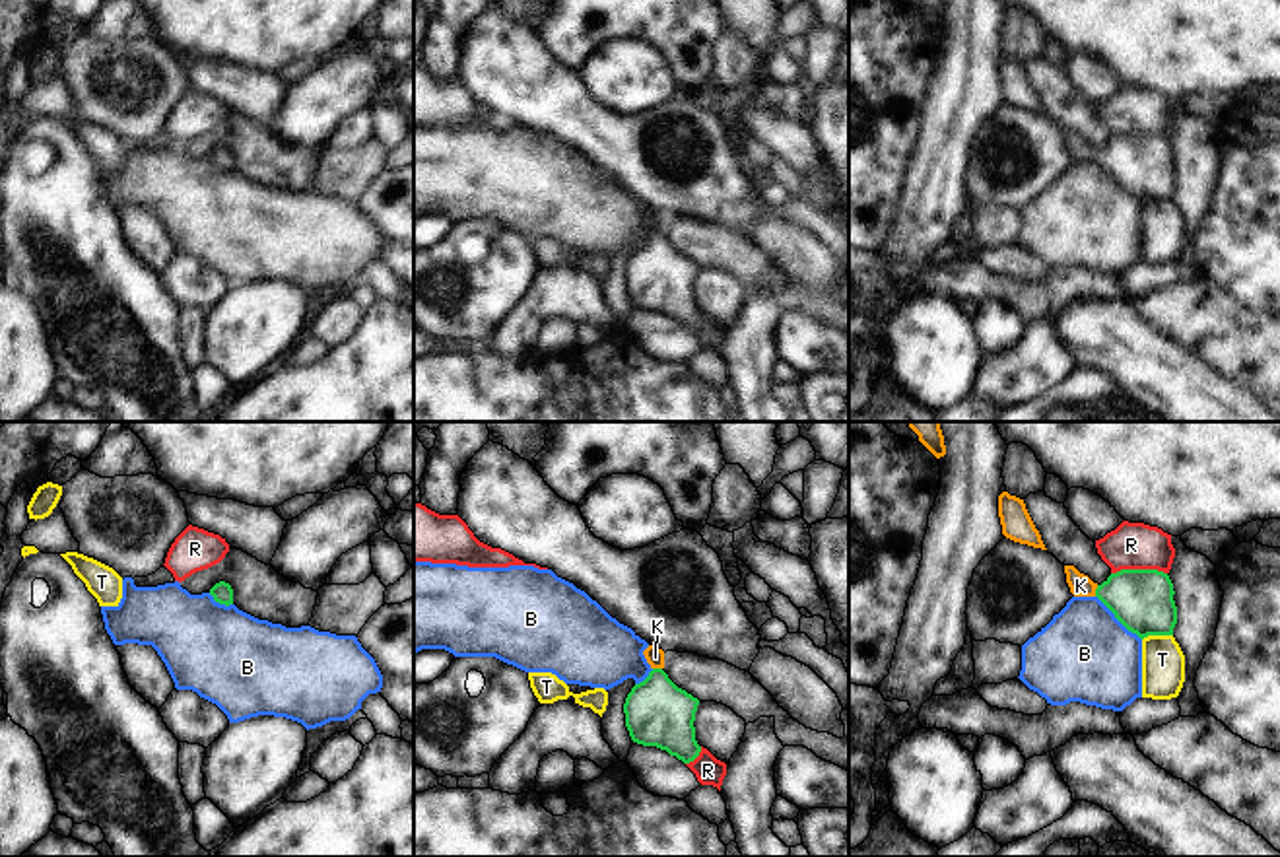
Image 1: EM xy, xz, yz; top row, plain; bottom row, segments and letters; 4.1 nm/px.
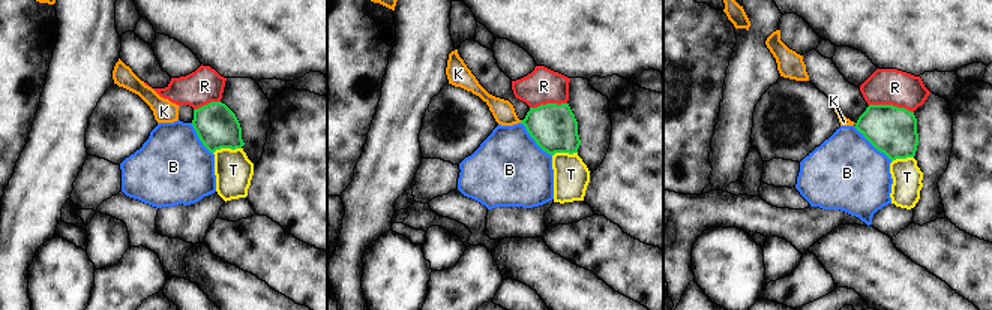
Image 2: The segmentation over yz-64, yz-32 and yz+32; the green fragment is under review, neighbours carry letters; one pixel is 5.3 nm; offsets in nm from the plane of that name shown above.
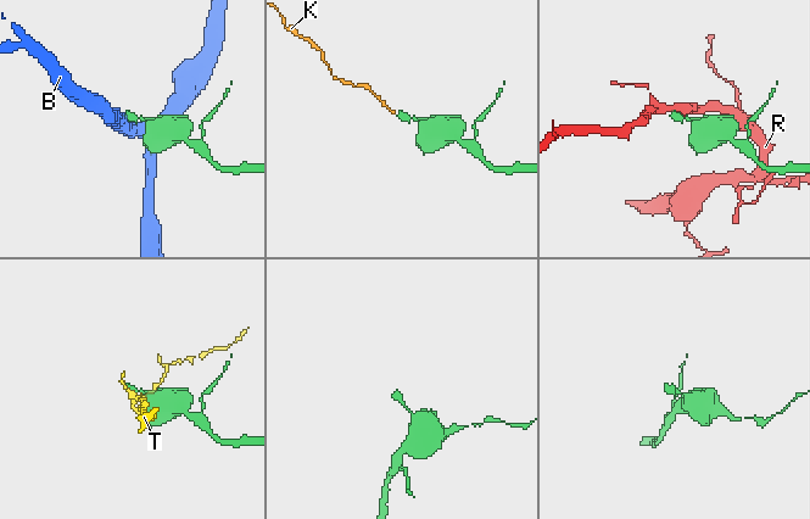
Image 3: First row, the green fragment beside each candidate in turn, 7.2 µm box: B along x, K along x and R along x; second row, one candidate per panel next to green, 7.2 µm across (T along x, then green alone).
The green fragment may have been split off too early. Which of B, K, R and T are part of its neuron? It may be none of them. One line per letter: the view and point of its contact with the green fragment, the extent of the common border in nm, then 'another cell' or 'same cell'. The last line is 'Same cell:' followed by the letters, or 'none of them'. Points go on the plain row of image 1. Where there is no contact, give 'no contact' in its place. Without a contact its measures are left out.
B: yz (1117, 183) | 260 nm | another cell
K: yz (1096, 156) | 50 nm | same cell
R: yz (1139, 135) | 240 nm | another cell
T: yz (1156, 199) | 130 nm | another cell
Same cell: K

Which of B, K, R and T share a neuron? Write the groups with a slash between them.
B / K / R / T

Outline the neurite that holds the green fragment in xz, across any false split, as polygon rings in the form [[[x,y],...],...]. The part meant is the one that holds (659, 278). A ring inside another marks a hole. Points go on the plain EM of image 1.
[[[649,210],[643,220],[653,235],[625,262],[629,301],[637,309],[657,311],[690,328],[701,317],[693,291],[699,264],[678,253],[662,235],[662,214]]]

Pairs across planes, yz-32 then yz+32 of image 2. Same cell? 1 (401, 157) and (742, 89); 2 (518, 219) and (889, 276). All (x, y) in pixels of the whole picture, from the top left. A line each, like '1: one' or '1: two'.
1: one
2: two

